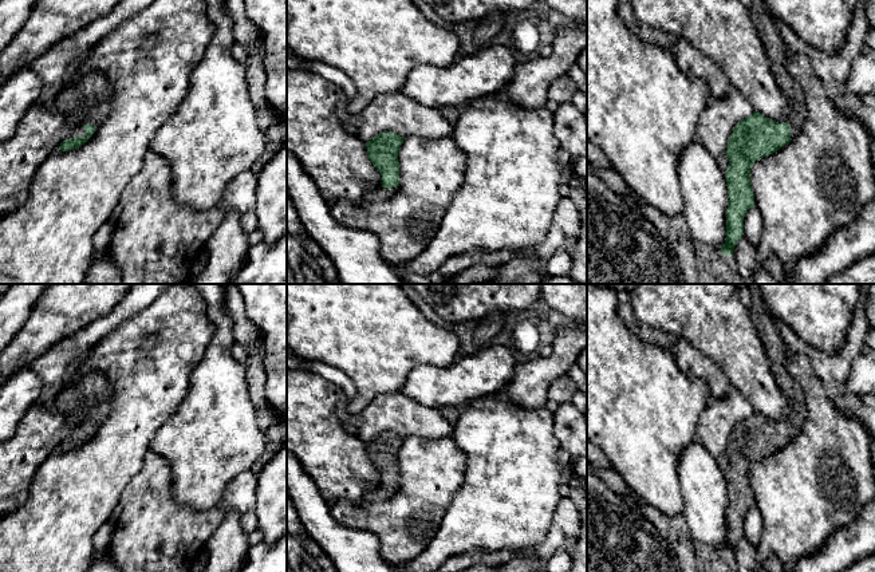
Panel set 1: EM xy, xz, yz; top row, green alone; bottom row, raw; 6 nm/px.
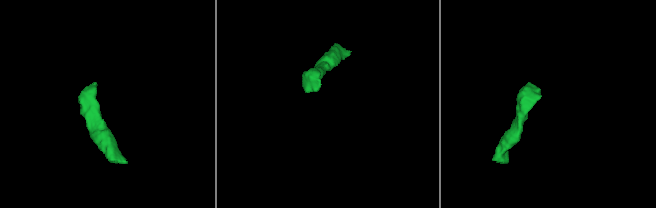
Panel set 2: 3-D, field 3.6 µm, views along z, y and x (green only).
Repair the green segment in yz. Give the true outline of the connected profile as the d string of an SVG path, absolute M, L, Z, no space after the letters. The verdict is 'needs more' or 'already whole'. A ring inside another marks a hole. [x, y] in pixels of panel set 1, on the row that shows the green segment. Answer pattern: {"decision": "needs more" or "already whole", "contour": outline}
{"decision": "needs more", "contour": "M752 0L749 11L753 24L761 38L762 46L768 54L772 74L779 87L784 92L787 100L789 102L789 119L787 122L779 123L754 111L748 118L740 121L729 137L728 147L725 151L729 161L729 167L725 171L729 198L726 213L726 238L724 246L720 249L721 253L728 255L729 257L732 257L736 244L744 236L745 213L754 206L754 193L750 184L750 166L756 161L776 153L783 146L789 143L792 141L791 129L795 127L797 131L800 131L804 126L807 115L803 88L788 71L788 50L770 17L770 13L766 11L762 0Z"}

